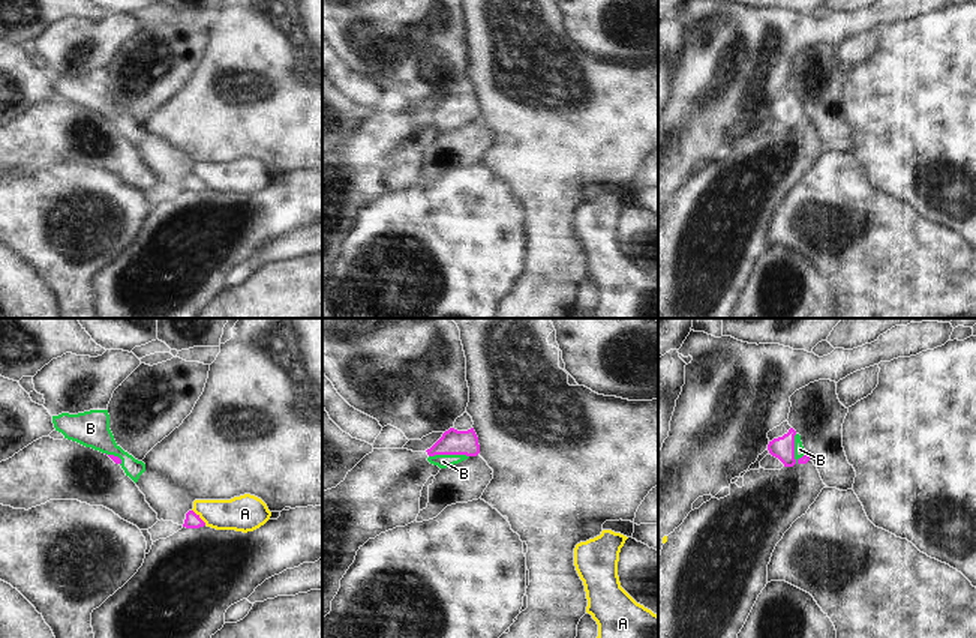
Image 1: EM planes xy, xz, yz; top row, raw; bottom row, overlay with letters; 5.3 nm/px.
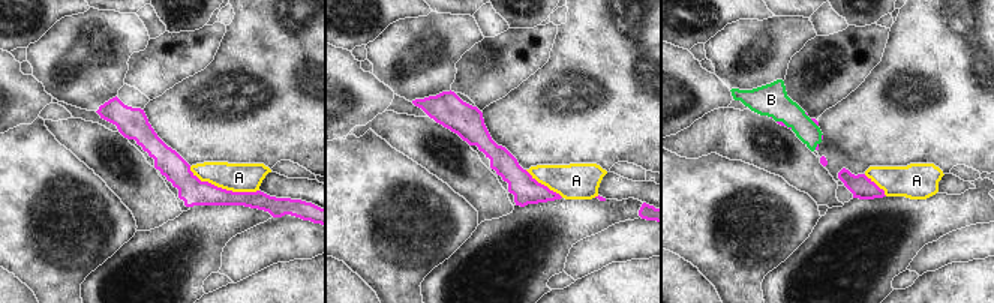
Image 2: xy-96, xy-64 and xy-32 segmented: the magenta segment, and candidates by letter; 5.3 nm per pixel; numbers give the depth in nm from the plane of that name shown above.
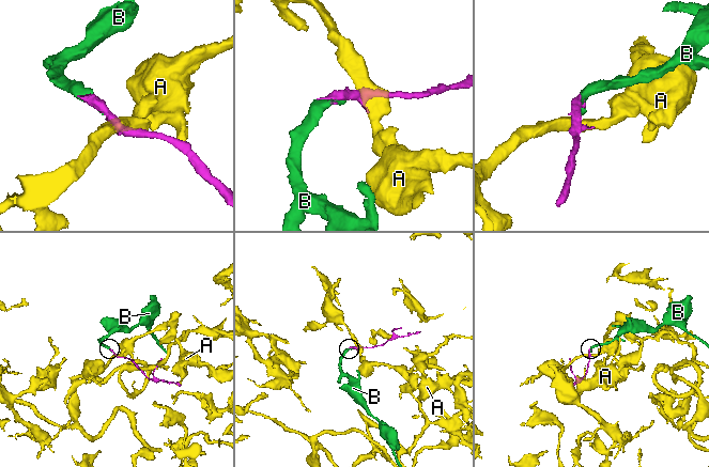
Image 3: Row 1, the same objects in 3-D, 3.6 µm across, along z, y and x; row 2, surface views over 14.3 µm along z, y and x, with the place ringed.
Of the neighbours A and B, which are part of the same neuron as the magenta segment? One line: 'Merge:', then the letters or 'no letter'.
Merge: B

